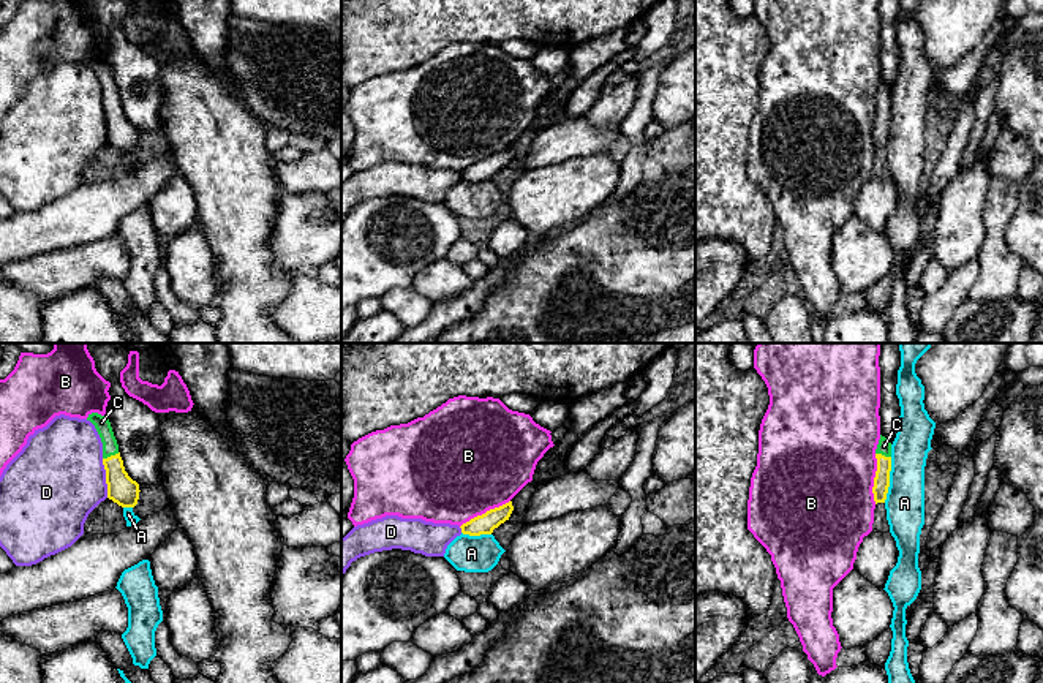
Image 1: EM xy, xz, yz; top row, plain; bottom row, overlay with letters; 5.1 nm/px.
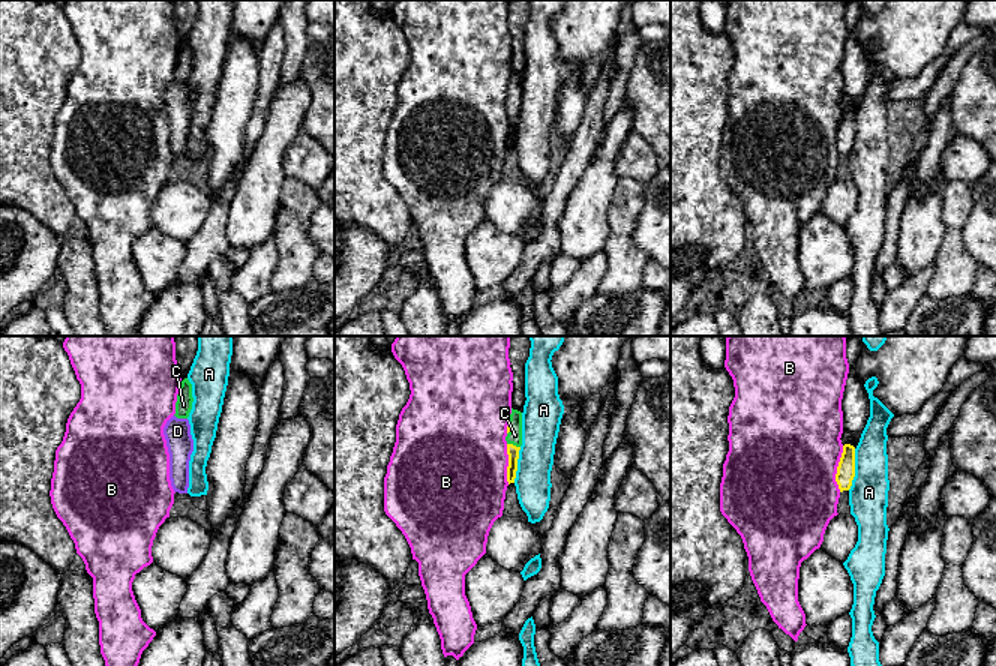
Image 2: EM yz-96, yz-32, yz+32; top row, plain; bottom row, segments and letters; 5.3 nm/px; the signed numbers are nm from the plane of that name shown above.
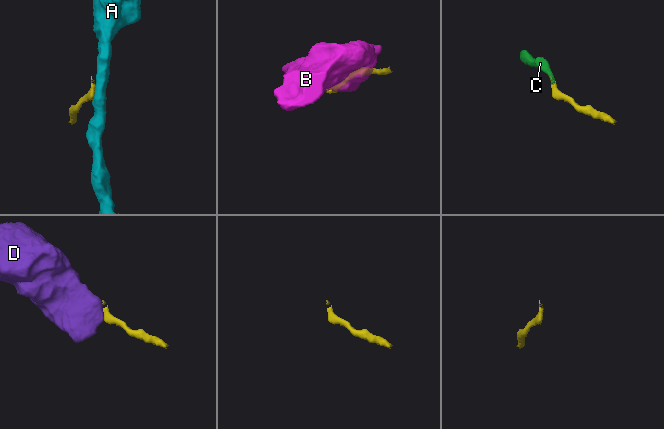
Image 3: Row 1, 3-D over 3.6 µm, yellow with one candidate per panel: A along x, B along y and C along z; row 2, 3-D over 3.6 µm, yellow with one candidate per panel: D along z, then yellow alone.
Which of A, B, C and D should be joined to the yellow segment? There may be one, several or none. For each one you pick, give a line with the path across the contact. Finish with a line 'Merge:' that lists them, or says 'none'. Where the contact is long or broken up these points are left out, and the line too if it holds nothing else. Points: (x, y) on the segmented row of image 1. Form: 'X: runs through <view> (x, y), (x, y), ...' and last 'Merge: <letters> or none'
C: runs through xy (122, 489), (111, 456), (109, 441), (101, 422)
Merge: C

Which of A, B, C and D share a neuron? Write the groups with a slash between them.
A / B / C / D

